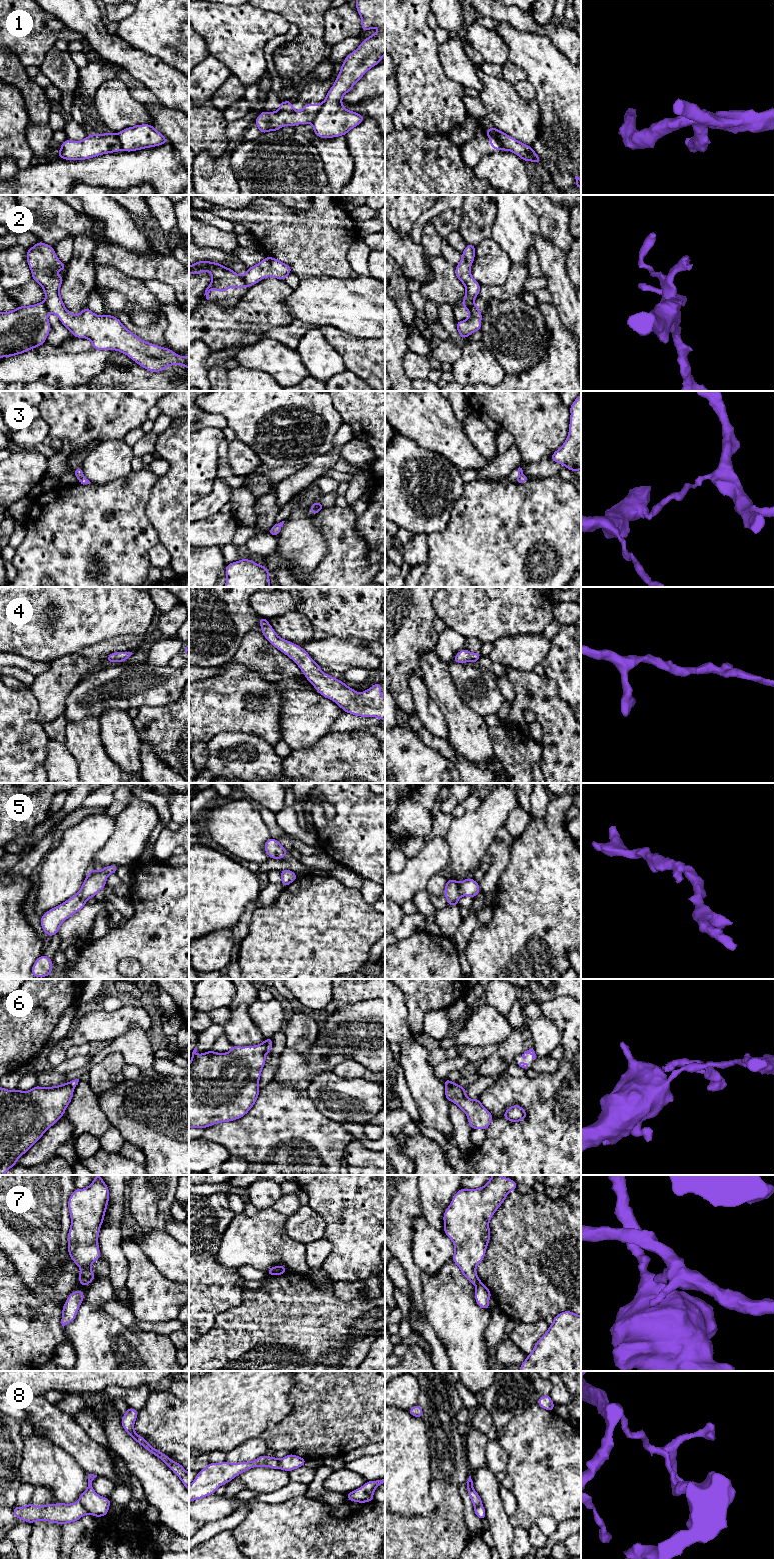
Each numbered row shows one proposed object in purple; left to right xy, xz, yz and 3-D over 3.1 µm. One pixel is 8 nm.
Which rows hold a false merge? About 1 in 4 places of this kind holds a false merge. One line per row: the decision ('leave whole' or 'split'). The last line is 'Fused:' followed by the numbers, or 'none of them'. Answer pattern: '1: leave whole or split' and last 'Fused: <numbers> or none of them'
1: split
2: split
3: leave whole
4: leave whole
5: leave whole
6: split
7: split
8: split
Fused: 1, 2, 6, 7, 8

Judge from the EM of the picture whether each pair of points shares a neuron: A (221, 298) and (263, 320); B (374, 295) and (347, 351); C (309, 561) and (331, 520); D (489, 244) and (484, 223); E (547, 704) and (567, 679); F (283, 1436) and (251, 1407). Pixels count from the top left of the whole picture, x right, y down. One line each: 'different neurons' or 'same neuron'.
A: different neurons
B: different neurons
C: different neurons
D: different neurons
E: different neurons
F: different neurons

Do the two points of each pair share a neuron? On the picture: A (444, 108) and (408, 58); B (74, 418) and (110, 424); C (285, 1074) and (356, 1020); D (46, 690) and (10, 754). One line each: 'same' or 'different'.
A: same
B: same
C: same
D: different

